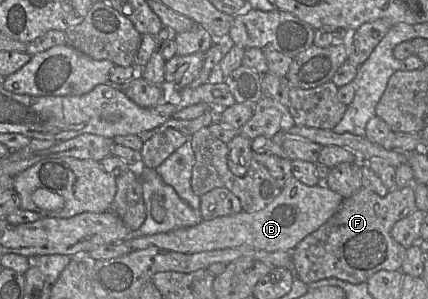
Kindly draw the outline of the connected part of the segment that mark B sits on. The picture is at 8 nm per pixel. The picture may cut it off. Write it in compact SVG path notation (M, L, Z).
M291 177L286 182L280 194L258 211L241 211L236 214L215 217L209 220L202 219L200 223L191 227L178 228L152 235L136 236L128 240L127 244L132 250L157 247L180 253L197 253L225 248L254 248L266 251L291 252L307 235L316 231L333 216L343 200L344 198L340 194L329 189L323 182L315 186L307 186L295 177Z

